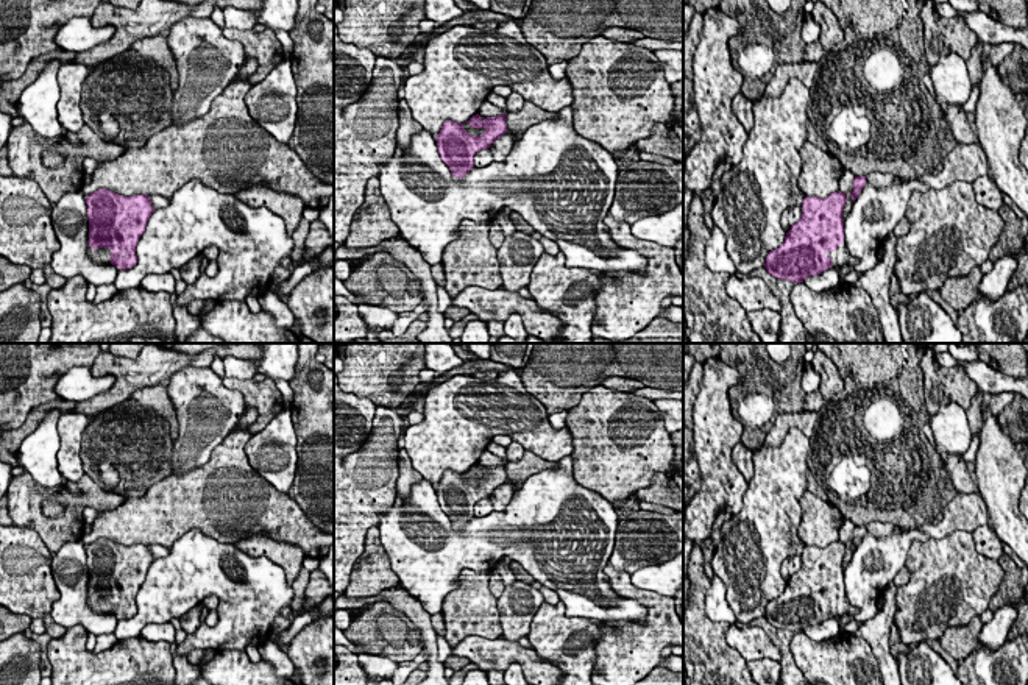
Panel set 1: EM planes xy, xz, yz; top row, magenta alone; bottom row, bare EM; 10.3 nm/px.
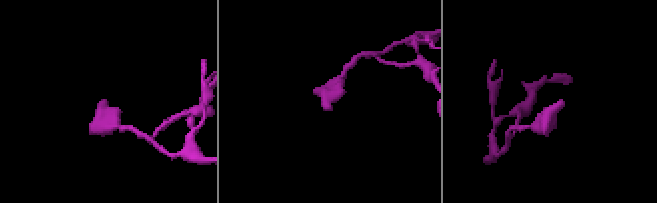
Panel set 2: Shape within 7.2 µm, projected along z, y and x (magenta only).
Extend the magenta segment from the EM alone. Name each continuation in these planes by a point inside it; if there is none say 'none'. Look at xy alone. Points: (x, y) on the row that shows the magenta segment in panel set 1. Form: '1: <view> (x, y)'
1: xy (102, 255)

